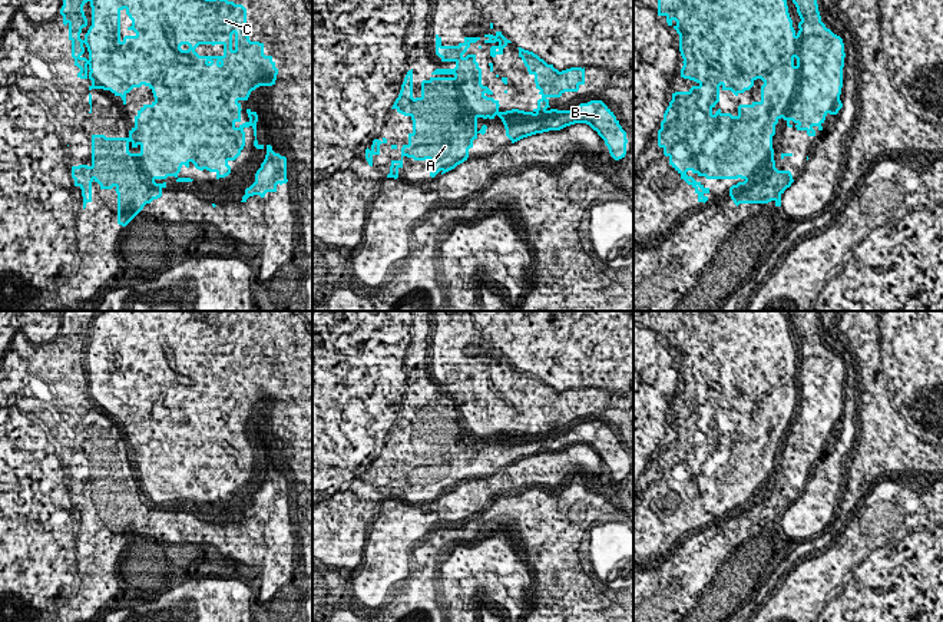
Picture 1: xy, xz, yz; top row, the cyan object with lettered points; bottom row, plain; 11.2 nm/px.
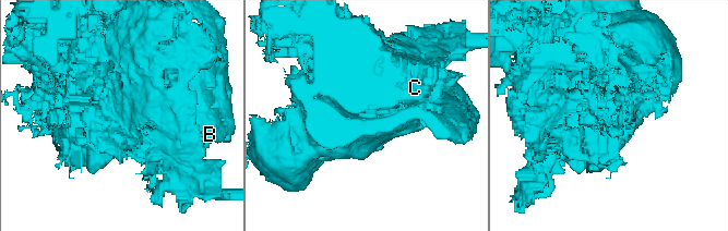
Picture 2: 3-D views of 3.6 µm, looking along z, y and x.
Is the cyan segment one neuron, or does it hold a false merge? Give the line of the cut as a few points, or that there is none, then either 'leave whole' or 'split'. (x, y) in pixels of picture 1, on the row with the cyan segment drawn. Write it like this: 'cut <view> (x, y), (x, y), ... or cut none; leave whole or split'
cut none; leave whole

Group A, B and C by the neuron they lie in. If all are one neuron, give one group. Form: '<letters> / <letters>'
A B C

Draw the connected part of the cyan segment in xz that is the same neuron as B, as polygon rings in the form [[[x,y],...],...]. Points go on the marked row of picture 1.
[[[436,34],[436,54],[441,62],[454,62],[454,69],[436,69],[429,80],[421,82],[421,96],[413,97],[413,69],[407,72],[396,109],[413,120],[408,143],[401,148],[401,159],[391,161],[387,178],[398,178],[403,158],[430,161],[430,176],[443,175],[469,158],[469,149],[477,135],[486,133],[487,126],[477,129],[477,119],[494,119],[497,115],[512,143],[549,130],[560,130],[575,123],[586,123],[605,140],[615,161],[626,155],[626,132],[613,112],[602,100],[580,103],[572,110],[557,110],[549,106],[550,97],[565,92],[578,92],[585,85],[585,67],[570,67],[559,72],[533,52],[519,49],[519,57],[535,76],[536,89],[542,96],[532,112],[512,109],[499,110],[493,92],[482,85],[482,69],[476,54],[463,56],[472,43],[480,37],[464,37],[457,46],[443,46]]]

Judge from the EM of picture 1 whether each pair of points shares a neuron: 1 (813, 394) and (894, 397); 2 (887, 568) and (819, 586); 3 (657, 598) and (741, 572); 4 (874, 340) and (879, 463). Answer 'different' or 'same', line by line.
1: different
2: same
3: same
4: same

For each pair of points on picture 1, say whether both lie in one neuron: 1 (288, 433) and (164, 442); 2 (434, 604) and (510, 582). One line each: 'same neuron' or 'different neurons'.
1: different neurons
2: different neurons

